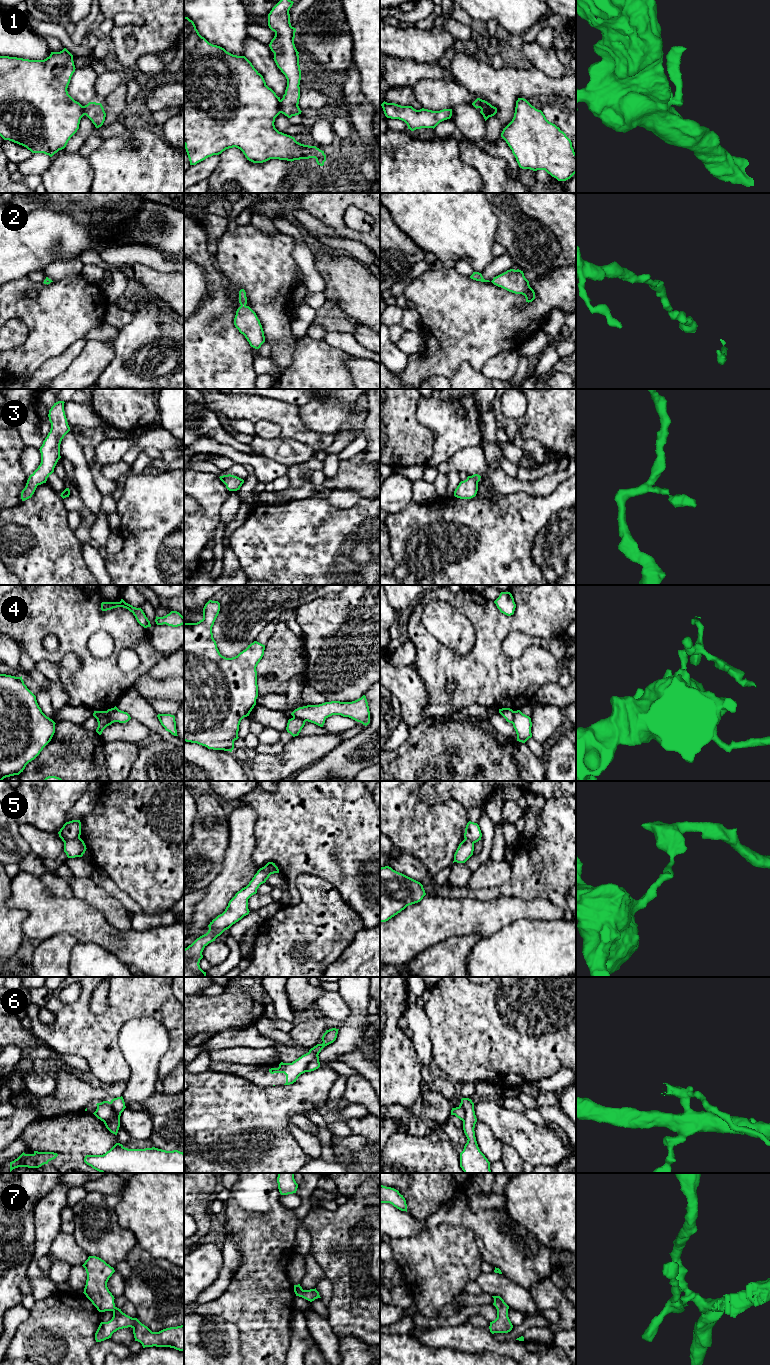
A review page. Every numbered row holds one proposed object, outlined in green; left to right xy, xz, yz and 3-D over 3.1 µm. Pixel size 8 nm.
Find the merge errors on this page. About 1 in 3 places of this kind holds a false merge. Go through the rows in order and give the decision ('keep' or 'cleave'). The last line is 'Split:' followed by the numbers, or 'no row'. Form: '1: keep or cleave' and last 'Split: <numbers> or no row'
1: cleave
2: keep
3: keep
4: cleave
5: cleave
6: cleave
7: keep
Split: 1, 4, 5, 6

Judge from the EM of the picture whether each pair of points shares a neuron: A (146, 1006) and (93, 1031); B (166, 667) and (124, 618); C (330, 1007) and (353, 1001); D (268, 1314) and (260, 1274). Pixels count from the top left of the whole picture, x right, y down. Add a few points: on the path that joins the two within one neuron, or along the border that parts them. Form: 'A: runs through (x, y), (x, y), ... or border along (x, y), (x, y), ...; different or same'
A: runs through (133, 1006), (125, 1006), (106, 1025); same
B: border along (165, 657), (160, 659), (147, 672); different
C: border along (338, 991), (350, 1009), (349, 1016), (342, 1023); different
D: runs through (261, 1304), (261, 1284); same

